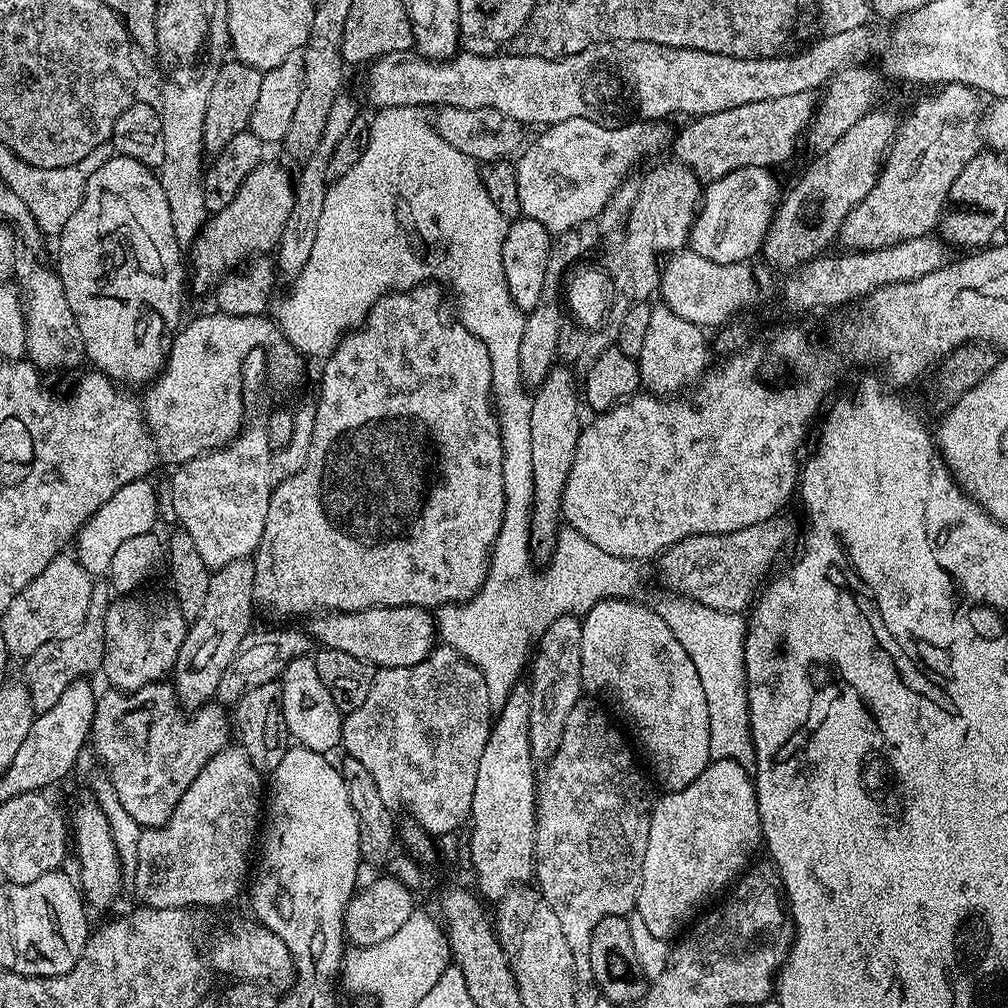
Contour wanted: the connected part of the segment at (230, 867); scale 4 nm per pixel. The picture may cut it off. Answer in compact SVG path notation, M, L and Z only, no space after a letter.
M236 746L214 754L214 758L202 766L198 778L190 782L168 821L157 828L143 829L140 833L136 870L131 873L130 880L136 887L136 896L140 899L137 901L141 905L150 908L216 908L219 904L230 903L243 888L245 891L250 876L248 855L251 852L253 855L262 824L260 795L266 792L266 784L260 780L263 780L261 772Z

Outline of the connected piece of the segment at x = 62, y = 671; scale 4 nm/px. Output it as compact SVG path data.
M93 583L92 601L86 610L84 623L78 625L73 632L62 638L54 638L54 642L46 642L46 646L38 646L32 656L23 661L23 679L32 692L32 704L37 713L50 710L58 698L75 680L87 677L87 672L101 671L104 663L104 639L106 638L106 610L111 606L114 592L107 583Z

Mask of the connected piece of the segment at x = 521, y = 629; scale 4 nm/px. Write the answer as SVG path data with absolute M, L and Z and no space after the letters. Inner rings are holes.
M419 107L382 108L375 114L377 116L371 117L370 120L372 129L370 130L370 138L362 158L358 158L358 162L354 162L354 166L347 174L339 177L335 182L329 183L322 207L322 216L318 223L317 238L314 240L313 253L310 254L305 268L291 281L290 286L292 286L292 289L289 290L288 297L280 304L278 327L284 333L284 339L297 352L308 358L311 358L311 356L327 358L340 345L347 332L351 332L352 329L360 326L365 316L368 315L368 311L374 306L374 302L378 302L383 296L387 296L389 292L405 292L408 288L419 288L421 284L439 282L441 285L449 284L452 287L452 292L456 295L457 313L455 312L455 315L458 317L461 326L466 330L470 330L470 334L474 334L486 346L486 350L490 354L490 366L492 367L492 399L495 407L498 409L500 418L500 437L502 438L502 454L504 455L502 458L502 490L506 498L506 506L504 507L502 526L498 530L498 538L494 542L488 557L488 573L484 579L484 584L471 600L466 600L459 604L445 604L443 608L439 609L438 636L447 647L453 648L454 651L462 654L469 660L482 674L482 678L486 678L486 690L490 690L490 706L493 710L498 710L504 705L506 698L512 693L513 688L521 683L520 671L523 668L525 671L526 665L530 660L530 653L534 648L534 641L537 639L538 634L544 631L544 627L550 622L554 622L559 616L573 615L583 617L584 613L589 612L600 600L628 598L636 594L632 592L636 592L640 588L641 565L635 560L614 558L614 554L606 554L606 550L601 550L600 547L594 546L594 542L590 542L590 538L582 538L582 534L578 534L573 528L564 526L557 531L556 547L547 561L547 563L549 562L548 569L540 573L536 573L532 569L532 560L534 561L534 553L532 551L534 462L532 461L530 451L530 414L534 396L531 391L523 392L522 389L516 388L516 376L519 377L521 375L520 347L522 346L522 330L524 329L524 317L526 314L510 298L510 290L506 286L506 274L502 270L502 248L506 242L509 221L500 213L498 206L494 206L494 202L490 202L490 194L486 194L486 186L482 186L480 181L480 164L475 160L471 160L466 154L462 154L462 150L454 150L454 146L450 146L450 142L446 142L446 138L442 138L439 131L433 125L432 128L428 125L427 118L423 116L425 113Z

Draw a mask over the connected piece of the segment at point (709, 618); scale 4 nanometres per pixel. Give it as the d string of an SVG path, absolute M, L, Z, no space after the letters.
M664 594L654 610L670 626L674 638L682 642L682 650L690 654L690 662L694 662L694 670L698 670L698 682L702 682L702 691L706 693L706 710L710 710L710 754L712 760L737 760L739 764L748 766L754 761L752 731L748 717L748 687L746 686L746 666L744 665L744 633L746 620L741 613L714 610L710 606L702 606L702 602L693 600L691 596Z

